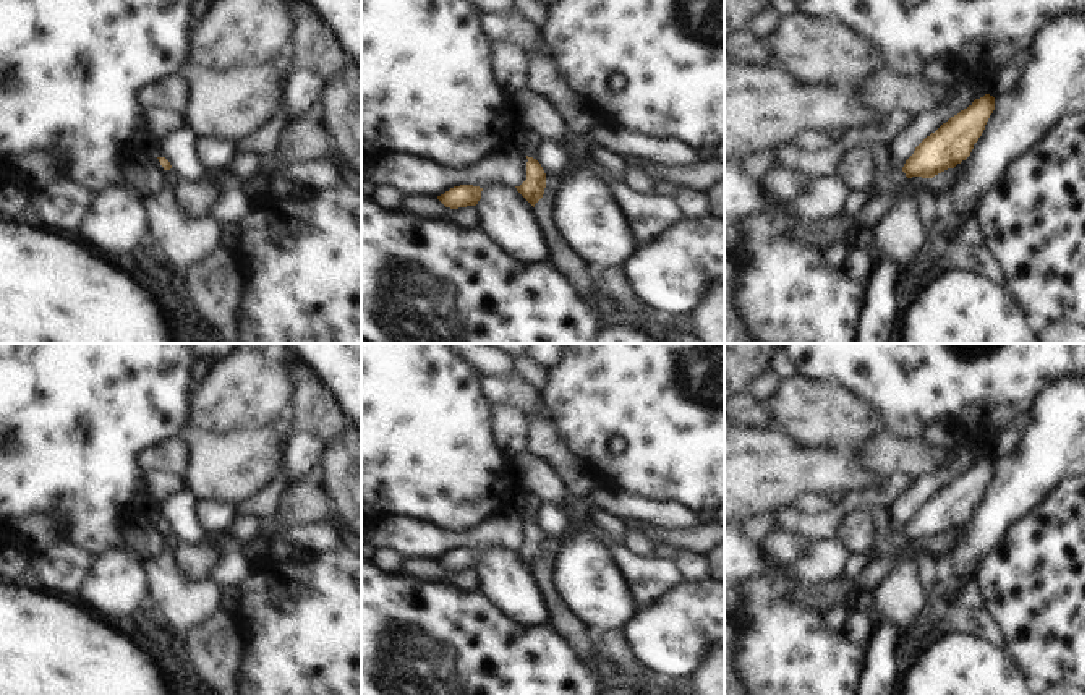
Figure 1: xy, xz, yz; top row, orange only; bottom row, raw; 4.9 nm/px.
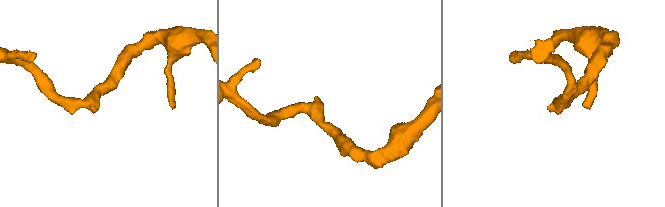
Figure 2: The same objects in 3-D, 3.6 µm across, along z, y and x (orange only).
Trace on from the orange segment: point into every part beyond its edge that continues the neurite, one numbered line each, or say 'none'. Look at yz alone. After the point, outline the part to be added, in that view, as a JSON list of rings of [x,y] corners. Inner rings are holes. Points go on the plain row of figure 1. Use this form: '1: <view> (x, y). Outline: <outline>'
none

